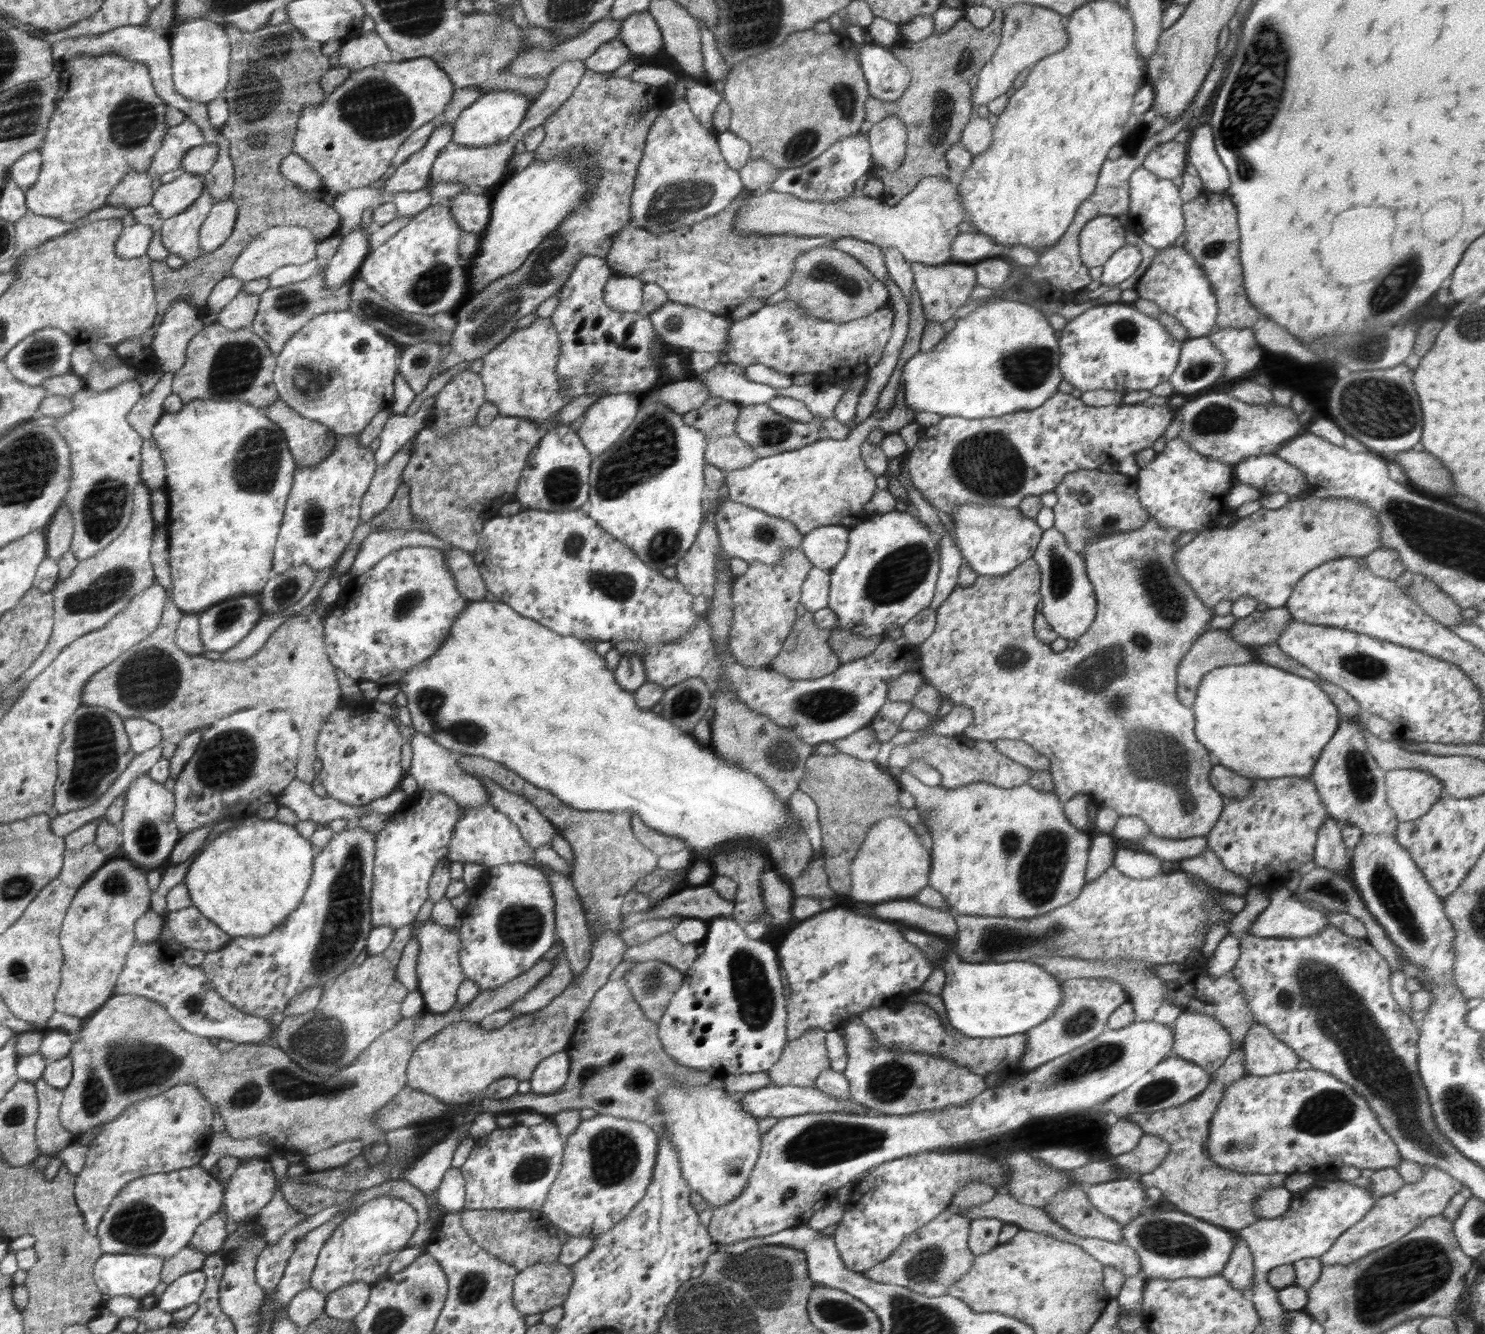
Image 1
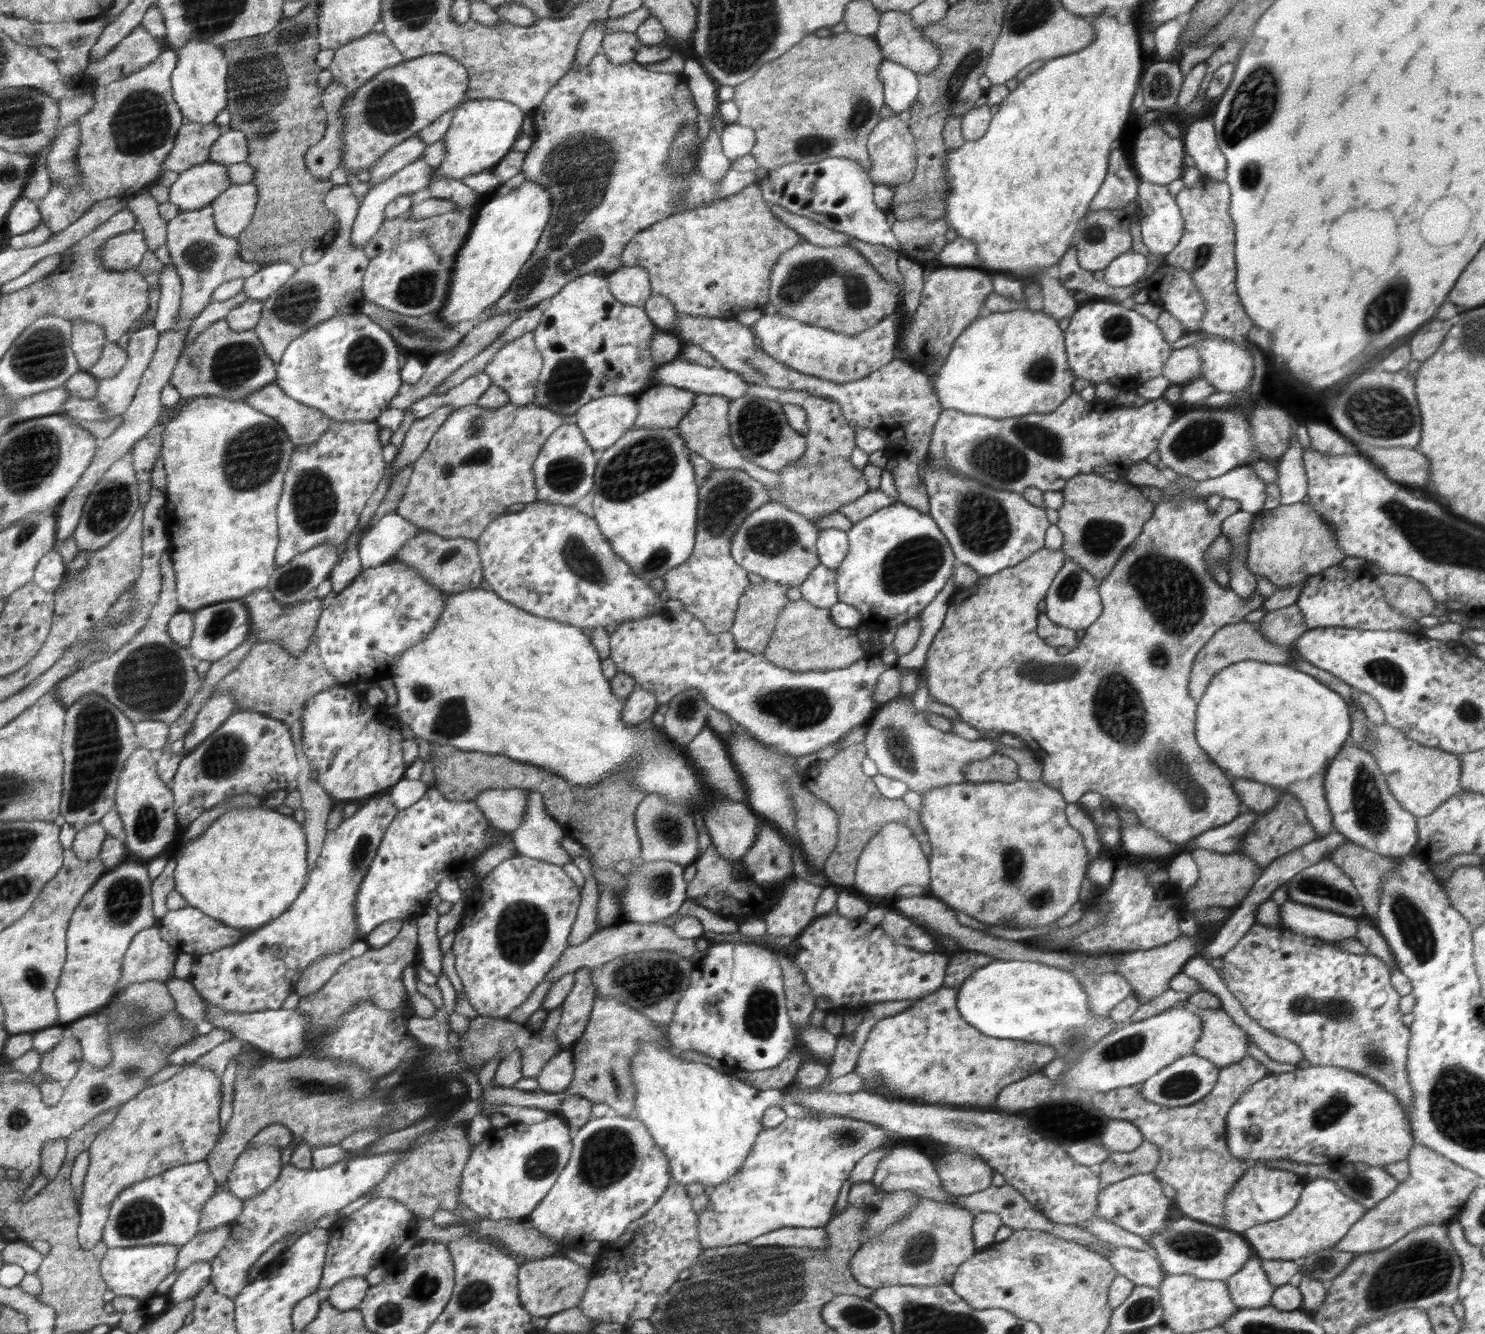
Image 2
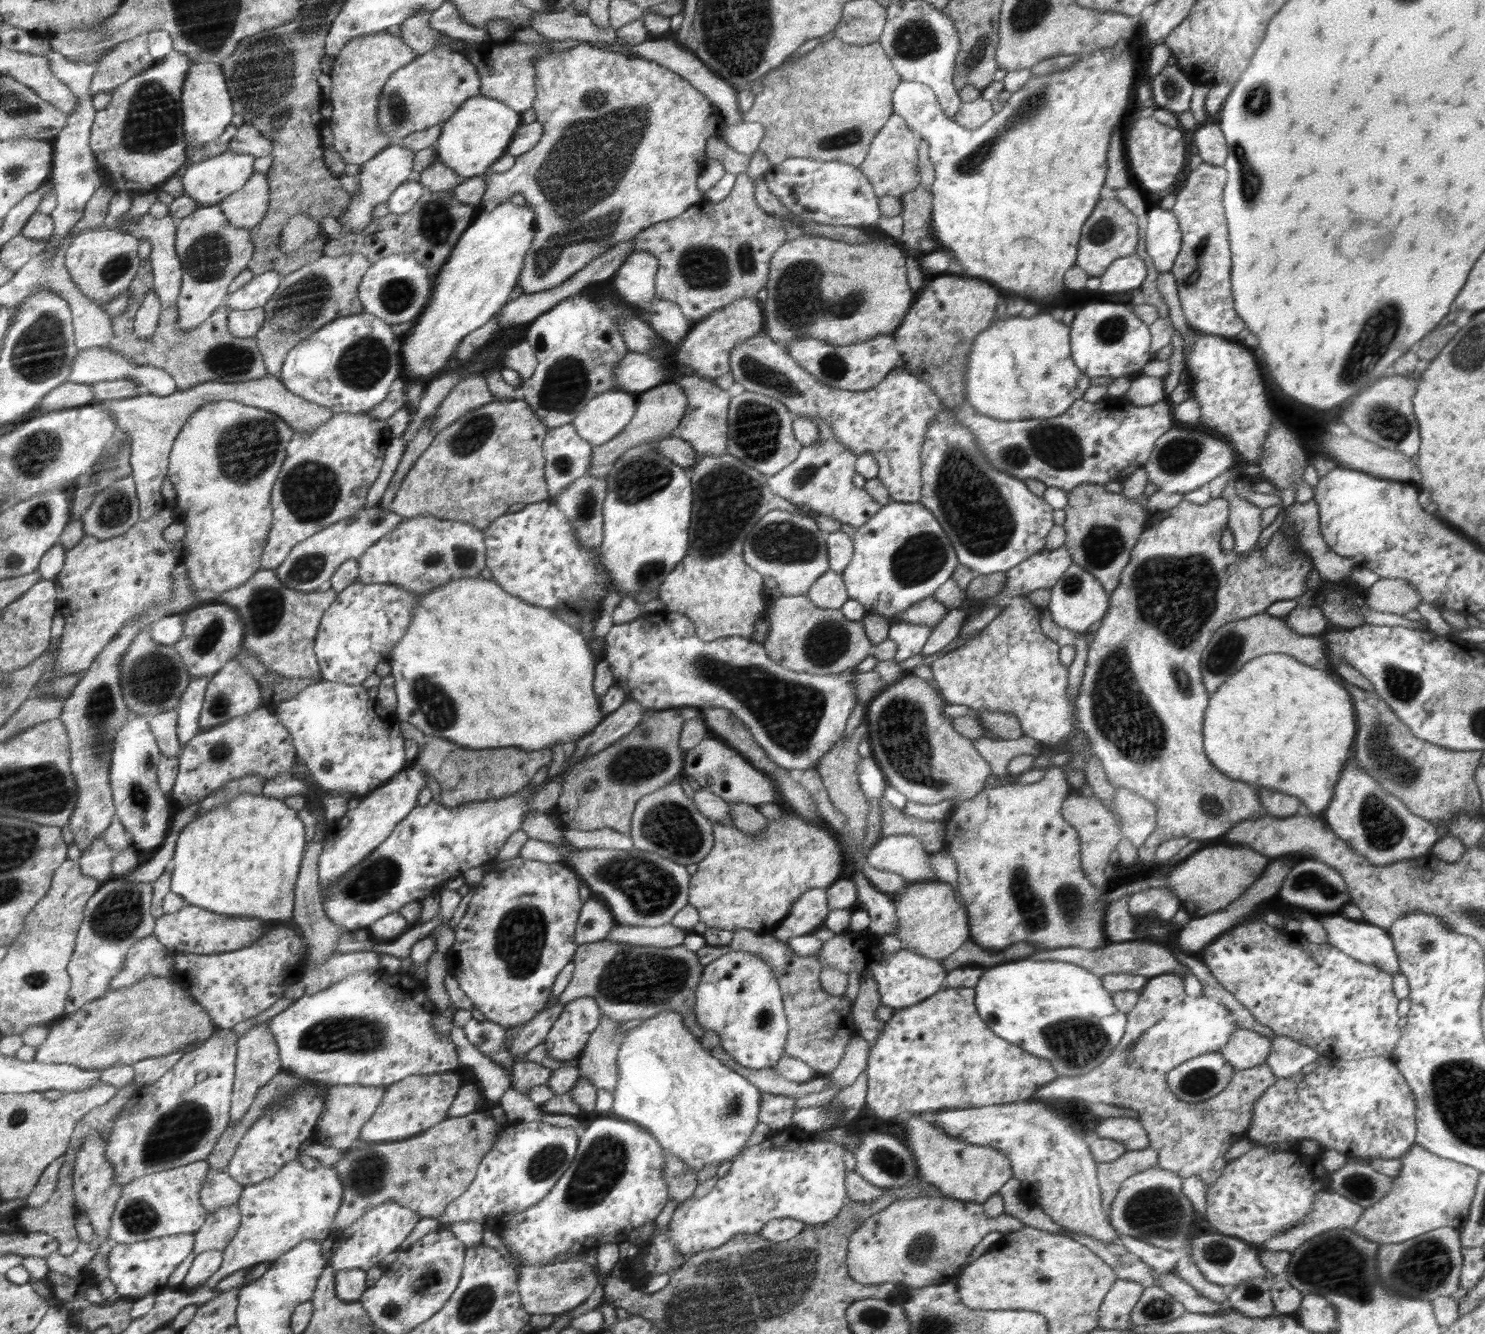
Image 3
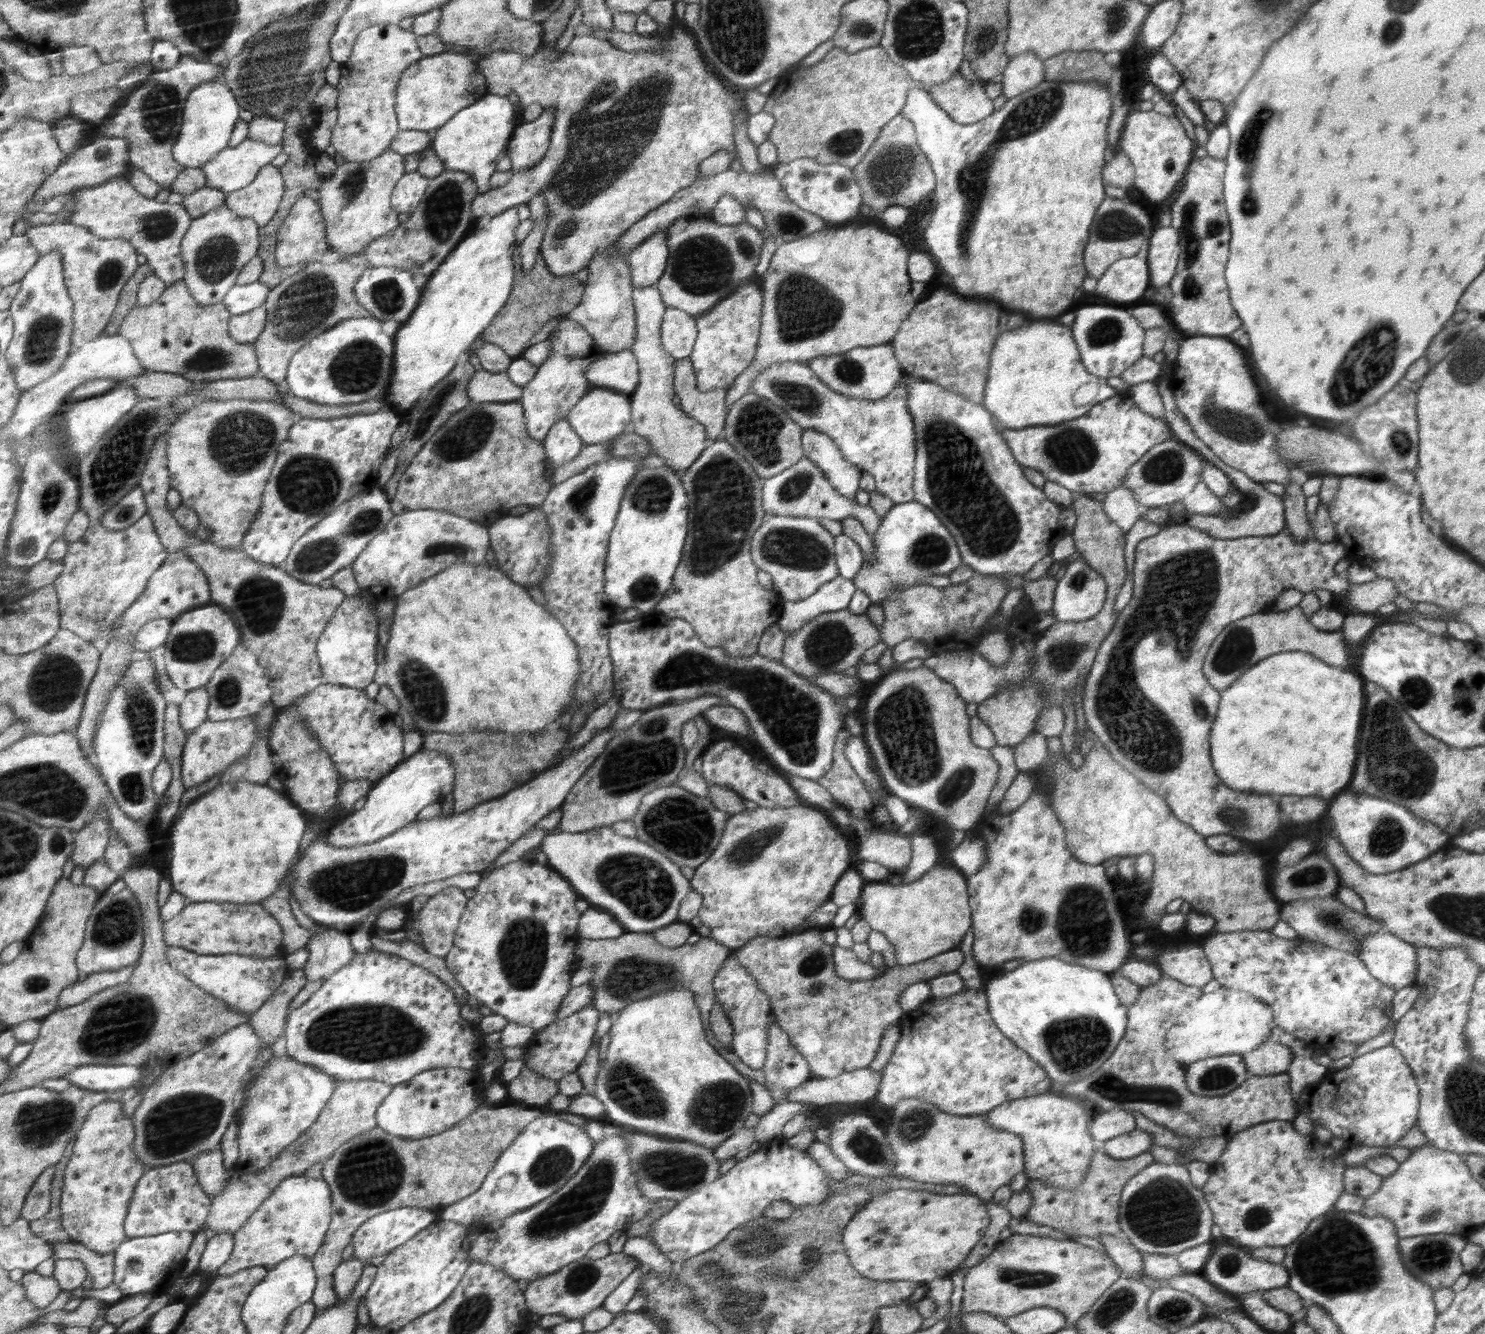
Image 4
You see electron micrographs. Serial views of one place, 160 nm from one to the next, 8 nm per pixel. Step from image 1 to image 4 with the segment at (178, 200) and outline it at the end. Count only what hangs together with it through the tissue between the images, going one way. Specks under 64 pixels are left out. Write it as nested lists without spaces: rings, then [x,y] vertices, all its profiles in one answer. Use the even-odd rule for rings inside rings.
[[[247,138],[238,146],[226,147],[216,158],[201,166],[207,178],[205,186],[219,188],[226,193],[248,187],[262,167],[284,150],[283,142],[266,144]]]

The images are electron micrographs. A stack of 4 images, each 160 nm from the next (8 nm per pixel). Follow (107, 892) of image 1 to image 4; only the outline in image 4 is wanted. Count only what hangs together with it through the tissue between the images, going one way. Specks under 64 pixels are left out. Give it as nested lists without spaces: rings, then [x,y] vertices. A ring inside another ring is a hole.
[[[128,887],[112,896],[101,894],[91,910],[82,946],[76,954],[78,981],[84,980],[93,972],[115,971],[136,964],[140,960],[143,946],[144,916],[137,896]]]

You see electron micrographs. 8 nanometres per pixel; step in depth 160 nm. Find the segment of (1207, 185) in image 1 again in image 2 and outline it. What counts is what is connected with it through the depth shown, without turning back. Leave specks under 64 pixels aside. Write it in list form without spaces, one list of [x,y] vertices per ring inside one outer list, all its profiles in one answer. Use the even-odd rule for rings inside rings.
[[[1194,121],[1186,130],[1184,146],[1185,154],[1192,156],[1202,176],[1225,180],[1227,160],[1218,146],[1213,121]]]

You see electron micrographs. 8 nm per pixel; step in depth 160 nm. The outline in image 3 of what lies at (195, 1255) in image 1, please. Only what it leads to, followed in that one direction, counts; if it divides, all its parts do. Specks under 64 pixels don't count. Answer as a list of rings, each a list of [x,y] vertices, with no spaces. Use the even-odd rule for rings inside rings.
[[[237,1203],[209,1213],[204,1226],[193,1234],[194,1254],[210,1250],[223,1252],[237,1235],[241,1222],[241,1206]]]

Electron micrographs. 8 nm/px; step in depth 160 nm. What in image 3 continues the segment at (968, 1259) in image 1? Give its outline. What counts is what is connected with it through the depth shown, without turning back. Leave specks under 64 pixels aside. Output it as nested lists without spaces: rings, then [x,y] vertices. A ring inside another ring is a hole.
[[[945,1196],[911,1198],[892,1202],[889,1207],[867,1219],[849,1241],[849,1276],[859,1284],[882,1287],[884,1283],[904,1284],[908,1288],[924,1288],[952,1282],[960,1272],[961,1266],[968,1260],[974,1248],[991,1232],[1003,1235],[1026,1227],[1020,1219],[1004,1212],[994,1219],[986,1217],[980,1203],[961,1201]]]

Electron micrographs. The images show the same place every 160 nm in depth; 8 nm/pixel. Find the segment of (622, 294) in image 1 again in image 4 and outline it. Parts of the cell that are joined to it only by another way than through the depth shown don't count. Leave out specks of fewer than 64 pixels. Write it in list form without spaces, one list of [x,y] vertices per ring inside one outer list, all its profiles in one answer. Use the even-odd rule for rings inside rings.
[[[667,228],[659,230],[628,253],[630,283],[634,289],[657,285],[664,275],[669,262],[668,238]]]

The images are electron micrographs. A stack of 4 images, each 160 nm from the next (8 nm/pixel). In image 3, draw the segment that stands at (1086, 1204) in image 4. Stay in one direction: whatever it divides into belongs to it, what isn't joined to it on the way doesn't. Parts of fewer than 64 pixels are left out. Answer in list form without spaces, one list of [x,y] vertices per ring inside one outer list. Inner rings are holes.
[[[1148,1146],[1142,1150],[1126,1151],[1112,1162],[1098,1163],[1097,1177],[1101,1190],[1102,1210],[1110,1212],[1113,1198],[1126,1178],[1156,1166],[1158,1159],[1157,1151]]]

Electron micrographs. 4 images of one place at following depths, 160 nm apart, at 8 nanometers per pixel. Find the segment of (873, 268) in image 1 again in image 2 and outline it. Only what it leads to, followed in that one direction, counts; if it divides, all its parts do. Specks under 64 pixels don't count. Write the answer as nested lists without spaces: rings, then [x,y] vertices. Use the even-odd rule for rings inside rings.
[[[770,204],[773,215],[778,220],[785,222],[797,233],[801,233],[804,240],[810,244],[822,245],[822,247],[844,246],[849,244],[851,236],[849,234],[838,232],[820,224],[810,218],[794,214],[778,204]]]

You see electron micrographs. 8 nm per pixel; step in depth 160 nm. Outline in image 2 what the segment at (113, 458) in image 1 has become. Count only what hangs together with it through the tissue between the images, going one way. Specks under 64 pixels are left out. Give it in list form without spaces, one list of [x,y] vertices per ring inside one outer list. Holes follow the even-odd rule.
[[[154,322],[144,326],[136,326],[135,329],[131,331],[130,340],[125,347],[127,360],[124,363],[123,369],[112,378],[104,378],[98,381],[95,400],[98,401],[99,404],[104,405],[107,414],[118,416],[128,410],[129,404],[136,398],[141,386],[141,380],[144,378],[144,374],[152,360],[153,352],[159,341],[159,336],[158,331],[154,329]],[[130,447],[128,454],[118,459],[109,470],[105,472],[104,478],[96,484],[90,496],[86,499],[85,506],[81,512],[81,520],[77,524],[77,531],[73,533],[77,547],[95,551],[104,548],[119,536],[129,526],[132,517],[136,514],[140,504],[139,482],[134,470],[133,447]]]

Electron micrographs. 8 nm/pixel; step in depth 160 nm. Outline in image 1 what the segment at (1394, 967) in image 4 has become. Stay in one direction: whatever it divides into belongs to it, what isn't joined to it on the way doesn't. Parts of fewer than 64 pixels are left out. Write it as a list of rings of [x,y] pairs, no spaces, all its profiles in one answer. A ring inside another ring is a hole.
[[[1286,886],[1269,893],[1270,903],[1267,908],[1258,914],[1249,928],[1246,928],[1246,935],[1290,938],[1297,939],[1305,936],[1317,935],[1326,925],[1330,925],[1329,920],[1323,915],[1314,904],[1310,904],[1298,898],[1294,892]]]

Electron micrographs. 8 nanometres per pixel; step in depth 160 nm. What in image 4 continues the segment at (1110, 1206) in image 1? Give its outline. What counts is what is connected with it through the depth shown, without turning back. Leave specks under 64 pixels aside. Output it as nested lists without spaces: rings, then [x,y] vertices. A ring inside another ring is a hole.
[[[1150,1163],[1122,1187],[1118,1223],[1123,1236],[1141,1254],[1178,1255],[1210,1242],[1214,1217],[1203,1192],[1190,1181],[1185,1165]]]

